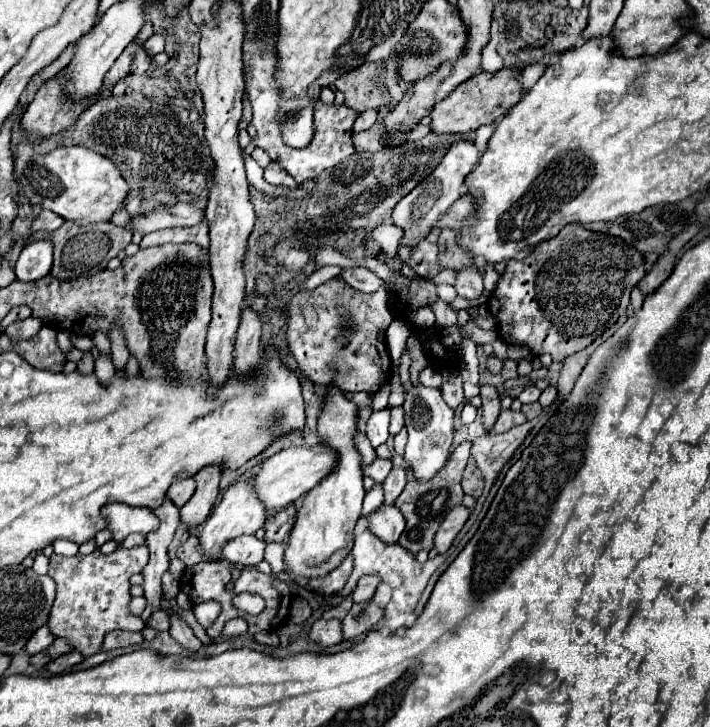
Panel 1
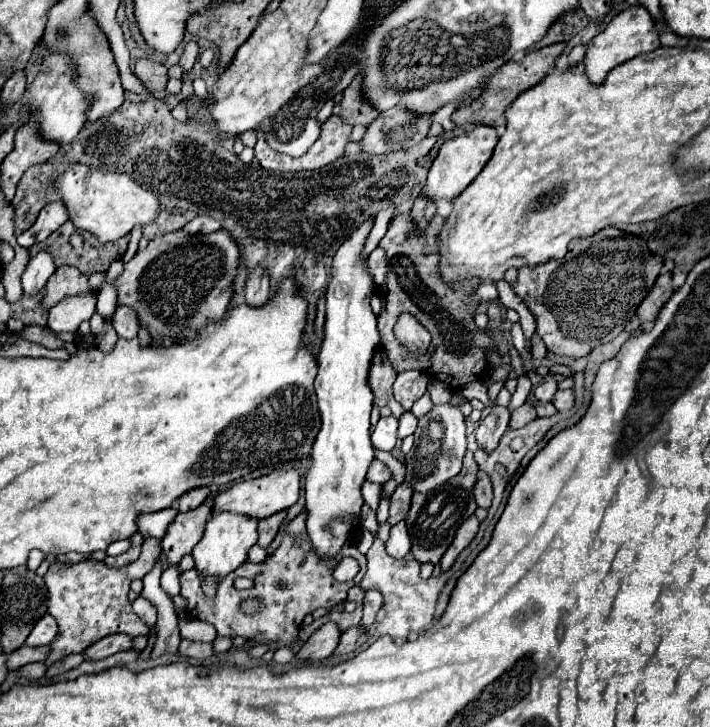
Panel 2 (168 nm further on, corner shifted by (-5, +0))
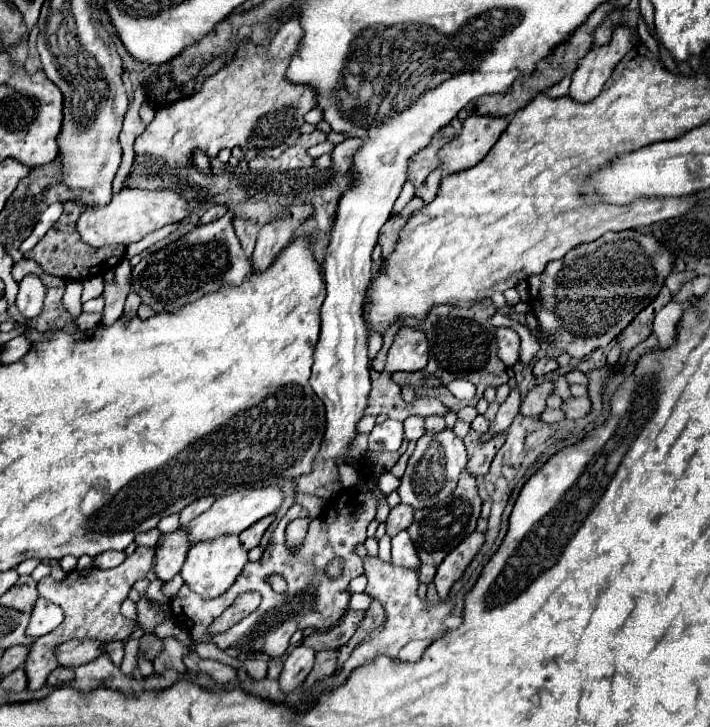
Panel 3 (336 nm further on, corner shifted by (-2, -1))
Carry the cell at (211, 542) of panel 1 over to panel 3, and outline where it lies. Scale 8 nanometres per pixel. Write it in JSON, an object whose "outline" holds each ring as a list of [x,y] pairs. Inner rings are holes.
{"outline":[[[222,535],[222,537],[192,545],[180,575],[182,575],[184,583],[190,585],[192,591],[196,591],[204,599],[212,599],[212,597],[222,595],[236,581],[236,577],[240,575],[240,571],[244,569],[246,563],[248,563],[248,553],[240,545],[238,535]]]}

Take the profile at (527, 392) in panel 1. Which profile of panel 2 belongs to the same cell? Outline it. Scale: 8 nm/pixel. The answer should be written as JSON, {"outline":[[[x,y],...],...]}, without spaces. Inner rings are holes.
{"outline":[[[555,378],[543,380],[543,382],[533,390],[533,394],[535,394],[535,398],[537,398],[539,402],[551,402],[553,396],[555,396],[555,392],[557,392],[557,382],[555,382]]]}

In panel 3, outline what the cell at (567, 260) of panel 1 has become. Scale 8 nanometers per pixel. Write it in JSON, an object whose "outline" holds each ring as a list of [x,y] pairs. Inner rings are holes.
{"outline":[[[618,231],[618,233],[606,233],[600,239],[592,243],[584,243],[568,251],[568,255],[560,261],[548,263],[544,273],[530,275],[528,277],[528,303],[532,305],[532,311],[540,323],[540,333],[552,335],[550,341],[552,347],[564,349],[570,357],[582,359],[588,353],[592,353],[598,347],[606,347],[612,339],[616,339],[630,321],[640,313],[640,301],[642,309],[652,303],[652,299],[658,295],[660,287],[664,285],[664,279],[672,271],[672,255],[652,237],[642,235],[638,231]]]}

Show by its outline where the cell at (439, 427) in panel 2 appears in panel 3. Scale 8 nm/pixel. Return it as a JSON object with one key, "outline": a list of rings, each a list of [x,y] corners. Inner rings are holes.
{"outline":[[[446,427],[444,431],[438,431],[438,433],[426,431],[418,439],[416,449],[408,459],[406,473],[400,479],[400,487],[398,487],[400,499],[414,509],[434,507],[436,503],[440,503],[444,497],[448,497],[454,491],[458,475],[464,471],[466,463],[468,463],[466,445],[452,429]]]}

